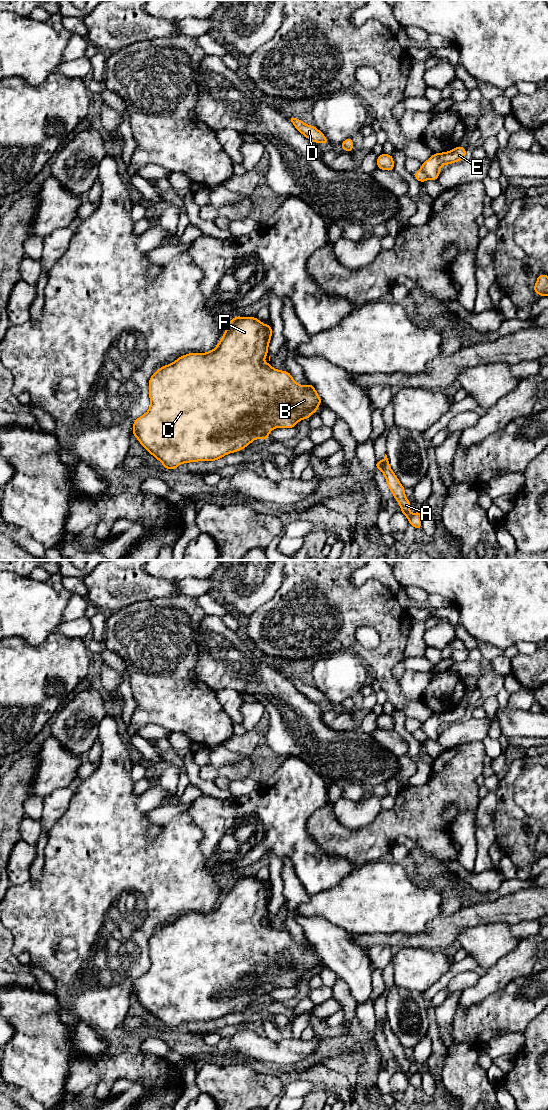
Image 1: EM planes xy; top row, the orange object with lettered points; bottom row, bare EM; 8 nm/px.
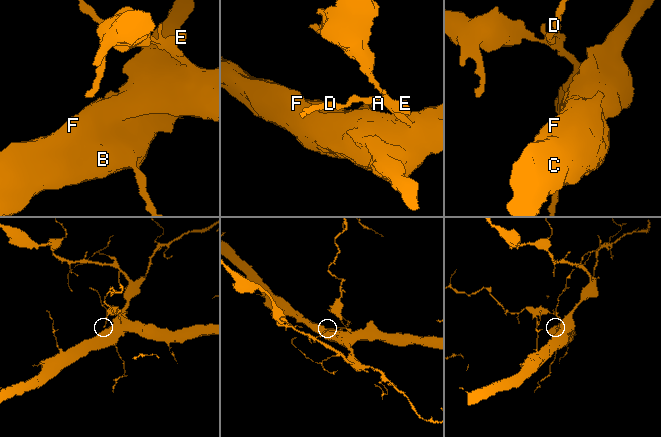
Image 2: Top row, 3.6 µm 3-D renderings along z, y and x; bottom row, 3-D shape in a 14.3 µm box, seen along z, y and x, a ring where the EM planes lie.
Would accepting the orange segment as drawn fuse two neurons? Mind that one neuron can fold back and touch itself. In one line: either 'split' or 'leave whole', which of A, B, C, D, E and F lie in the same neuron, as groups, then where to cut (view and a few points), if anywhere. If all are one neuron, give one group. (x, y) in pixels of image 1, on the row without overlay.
split | A B C D F / E | xy (420, 729), (429, 738)

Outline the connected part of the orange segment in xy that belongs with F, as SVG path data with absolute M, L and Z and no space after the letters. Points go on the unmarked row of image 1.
M235 876L228 882L224 895L218 905L206 913L189 913L180 916L176 921L159 928L149 939L149 957L150 968L141 977L134 980L133 994L140 1004L156 1019L158 1019L165 1029L176 1029L182 1023L197 1021L216 1021L223 1016L240 1011L250 1005L255 999L267 1000L270 992L274 988L294 988L296 984L303 979L308 979L318 970L322 963L313 944L307 946L298 944L288 931L276 930L270 923L264 923L263 920L268 914L268 905L272 896L271 885L263 884L256 877Z

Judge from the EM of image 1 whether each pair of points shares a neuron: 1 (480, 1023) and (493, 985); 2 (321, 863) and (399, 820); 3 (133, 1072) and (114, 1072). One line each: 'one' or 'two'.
1: two
2: two
3: one

